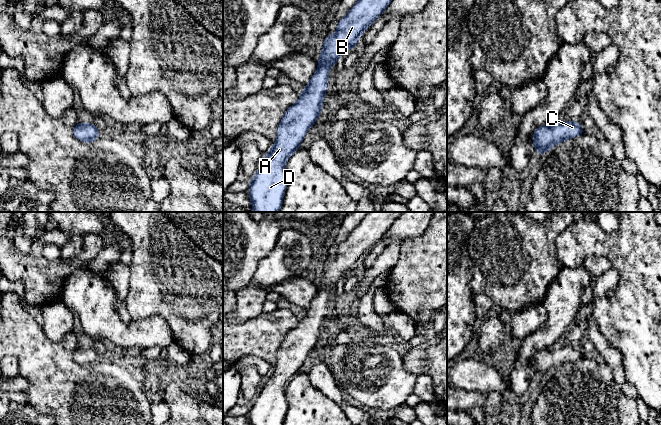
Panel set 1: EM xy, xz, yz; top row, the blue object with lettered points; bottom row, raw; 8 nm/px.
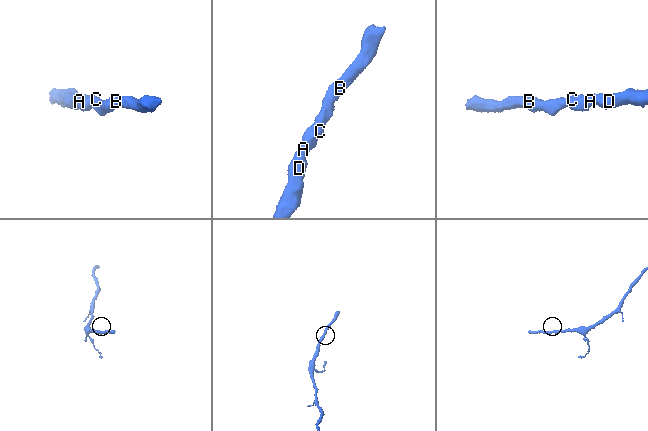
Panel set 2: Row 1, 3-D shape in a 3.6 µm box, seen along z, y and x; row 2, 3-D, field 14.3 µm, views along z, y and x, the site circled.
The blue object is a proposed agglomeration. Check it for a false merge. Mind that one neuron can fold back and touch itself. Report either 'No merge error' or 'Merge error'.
No merge error

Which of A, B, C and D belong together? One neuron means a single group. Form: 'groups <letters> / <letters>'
groups A B C D

